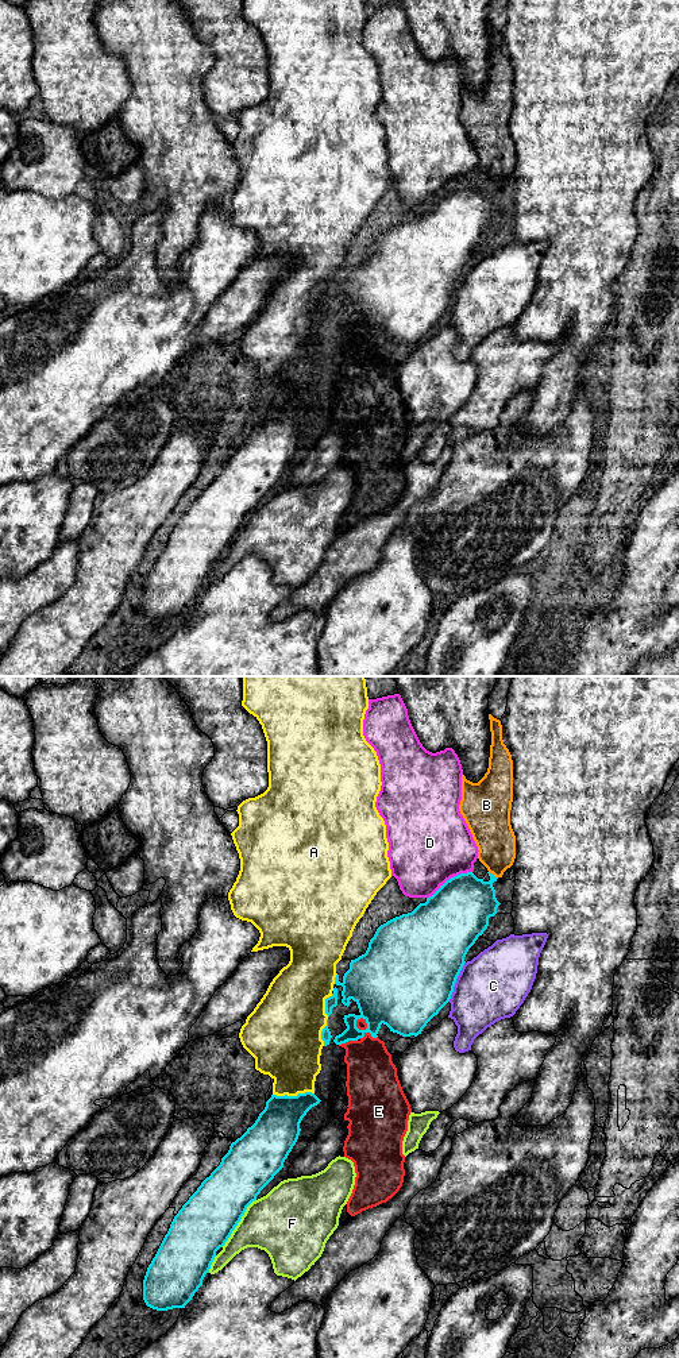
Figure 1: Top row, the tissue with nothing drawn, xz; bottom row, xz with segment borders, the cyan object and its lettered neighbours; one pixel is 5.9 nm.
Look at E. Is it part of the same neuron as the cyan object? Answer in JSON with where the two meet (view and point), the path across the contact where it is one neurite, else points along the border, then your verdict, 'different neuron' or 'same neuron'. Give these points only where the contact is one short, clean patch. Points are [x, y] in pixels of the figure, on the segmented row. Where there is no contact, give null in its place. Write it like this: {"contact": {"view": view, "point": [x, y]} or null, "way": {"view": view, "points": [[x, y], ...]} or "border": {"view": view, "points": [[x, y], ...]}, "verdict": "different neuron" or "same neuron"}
{"contact": {"view": "xz", "point": [358, 1038]}, "verdict": "different neuron"}

